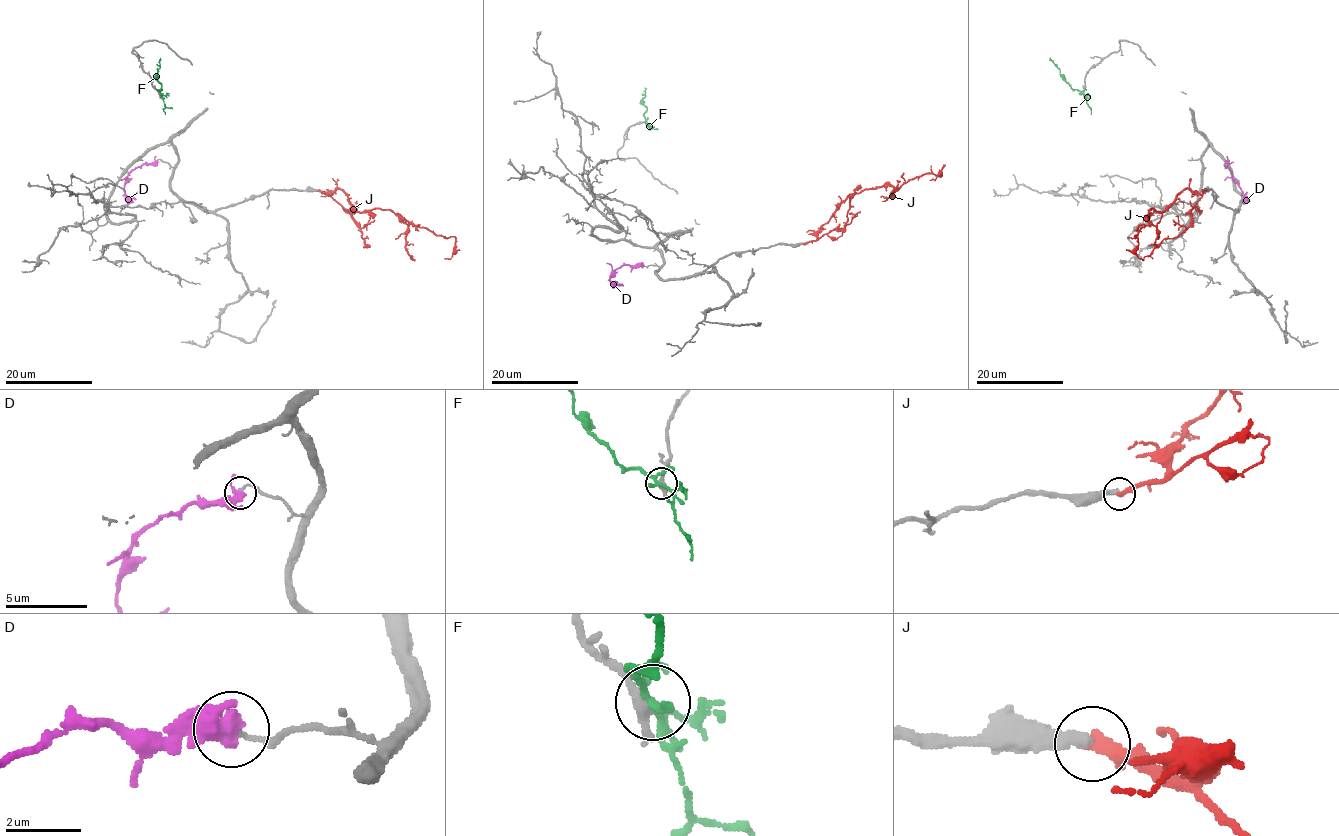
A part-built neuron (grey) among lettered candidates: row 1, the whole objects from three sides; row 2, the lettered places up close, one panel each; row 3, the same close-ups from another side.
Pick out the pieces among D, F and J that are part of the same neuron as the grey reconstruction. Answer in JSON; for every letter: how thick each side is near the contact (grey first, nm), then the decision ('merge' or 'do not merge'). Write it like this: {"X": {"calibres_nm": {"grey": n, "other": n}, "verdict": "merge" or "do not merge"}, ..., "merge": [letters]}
{"D": {"calibres_nm": {"grey": 130, "other": 340}, "verdict": "do not merge"}, "F": {"calibres_nm": {"grey": 440, "other": 170}, "verdict": "do not merge"}, "J": {"calibres_nm": {"grey": 320, "other": 320}, "verdict": "do not merge"}, "merge": []}

